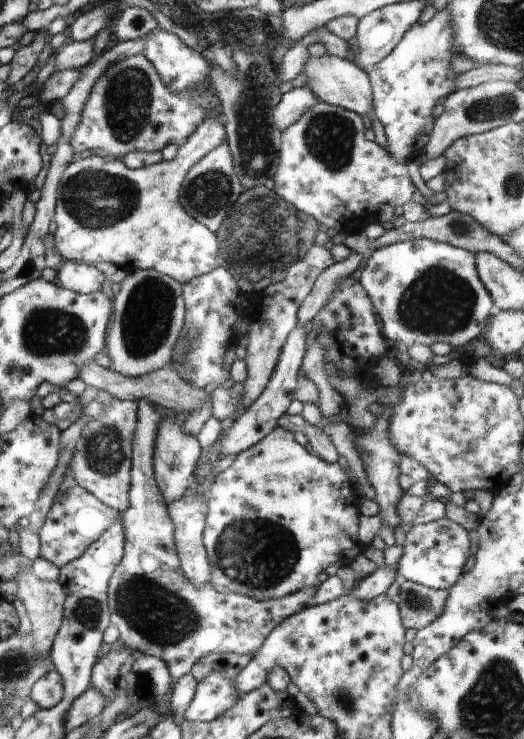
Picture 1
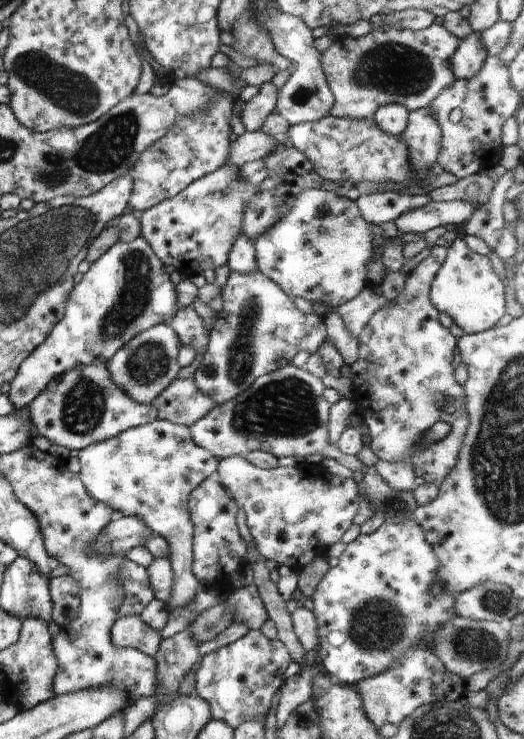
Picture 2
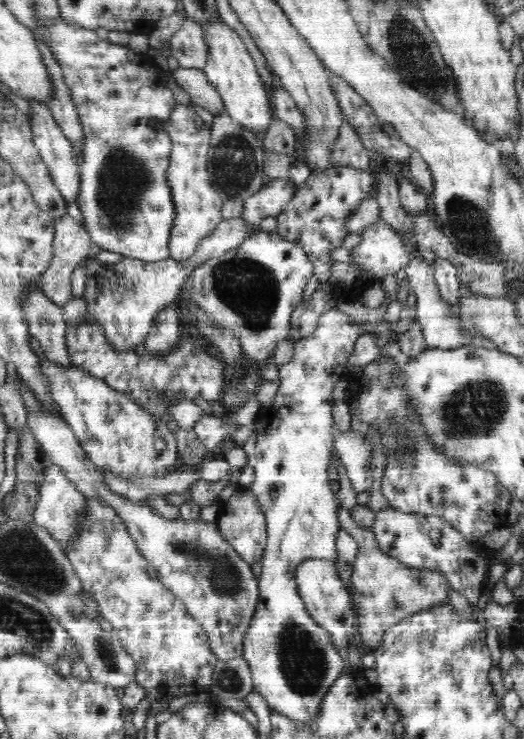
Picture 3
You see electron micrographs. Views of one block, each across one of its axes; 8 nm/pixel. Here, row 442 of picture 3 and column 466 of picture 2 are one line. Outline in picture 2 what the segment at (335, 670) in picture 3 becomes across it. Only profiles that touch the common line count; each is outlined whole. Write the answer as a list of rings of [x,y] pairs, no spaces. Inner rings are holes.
[[[460,235],[447,248],[446,258],[431,282],[429,297],[439,312],[446,312],[465,333],[481,333],[496,327],[506,314],[504,287],[488,257],[470,250]]]

